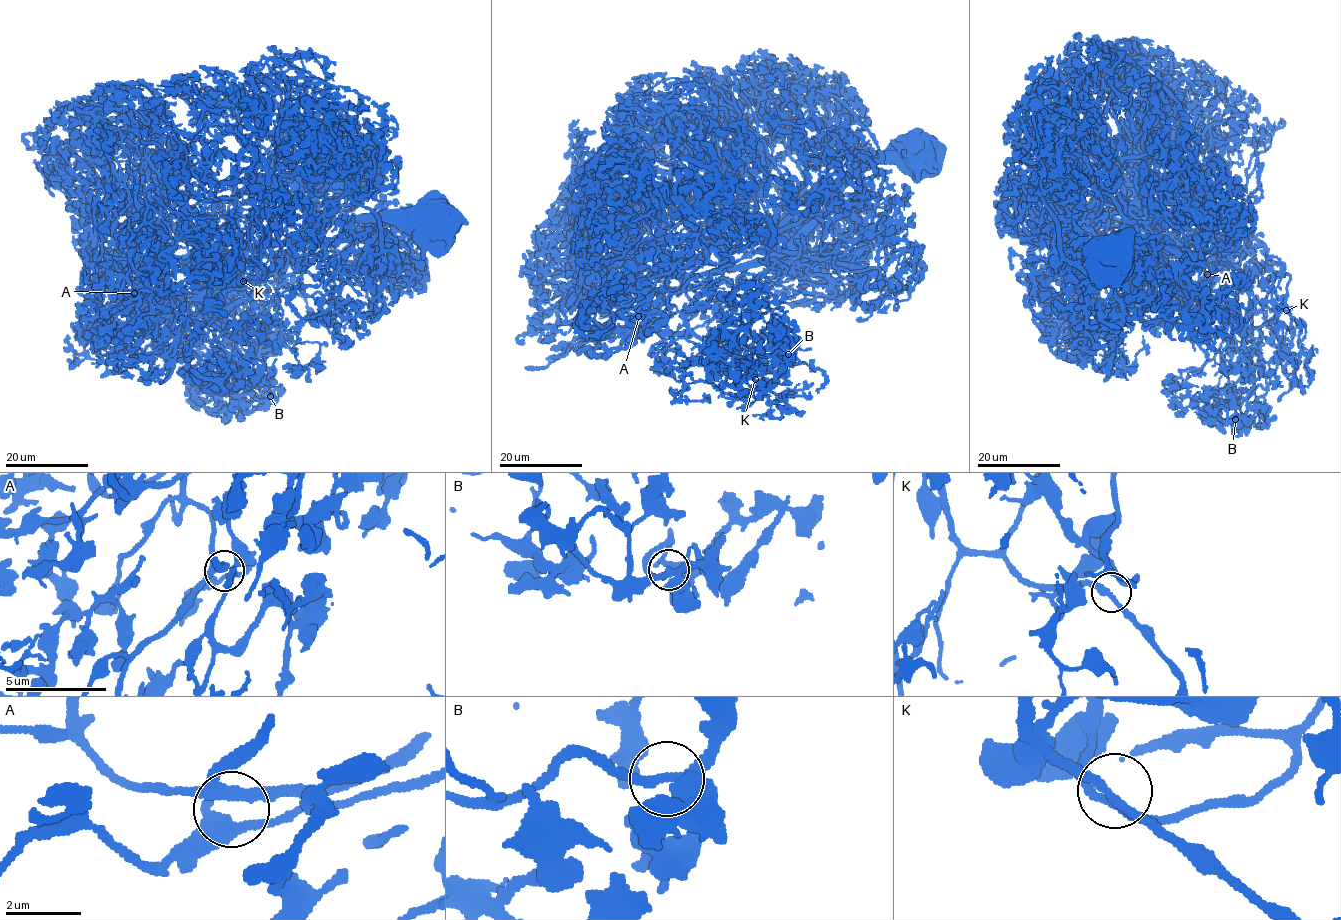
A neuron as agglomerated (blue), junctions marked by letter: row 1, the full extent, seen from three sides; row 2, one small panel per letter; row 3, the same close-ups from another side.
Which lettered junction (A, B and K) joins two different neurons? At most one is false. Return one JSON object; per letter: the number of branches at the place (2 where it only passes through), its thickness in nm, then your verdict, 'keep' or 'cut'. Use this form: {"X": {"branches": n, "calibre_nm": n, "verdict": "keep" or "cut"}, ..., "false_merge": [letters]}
{"A": {"branches": 3, "calibre_nm": 280, "verdict": "keep"}, "B": {"branches": 4, "calibre_nm": 260, "verdict": "keep"}, "K": {"branches": 4, "calibre_nm": 200, "verdict": "keep"}, "false_merge": []}

